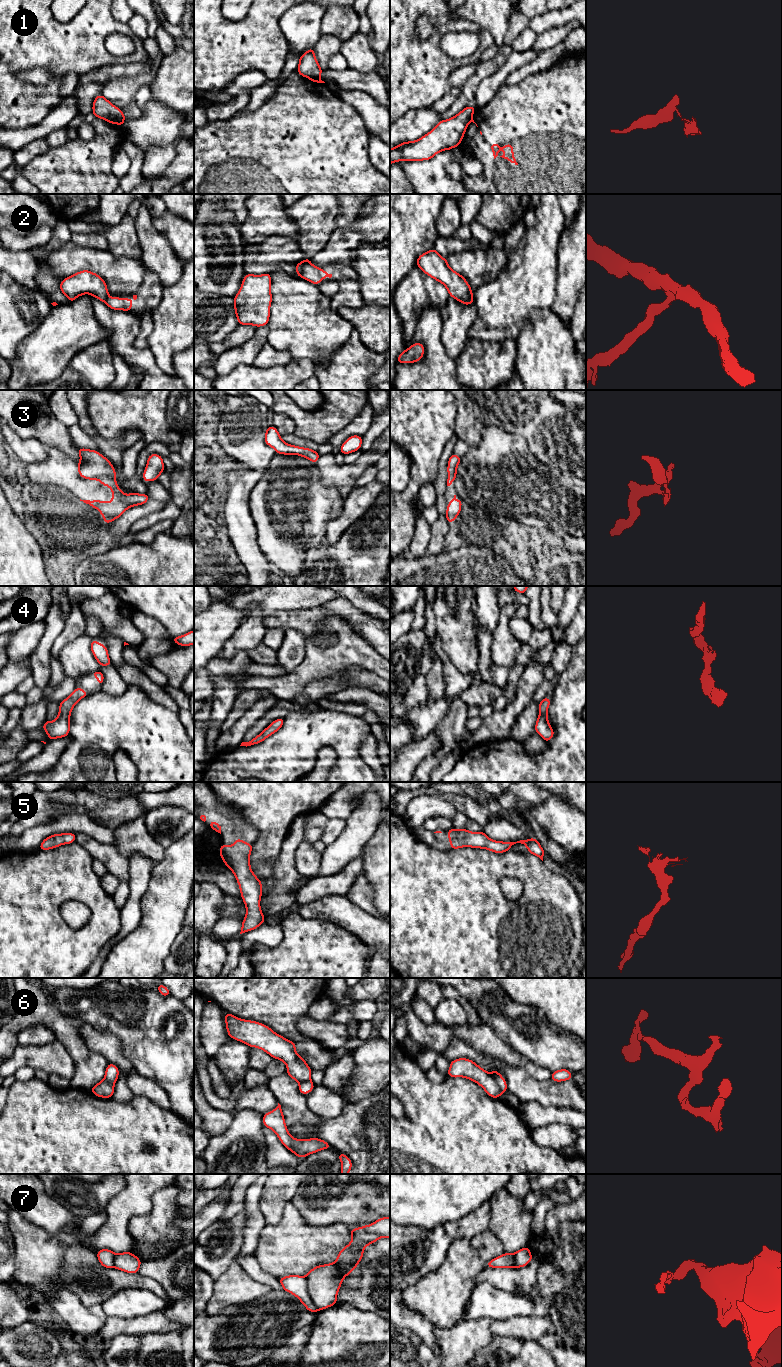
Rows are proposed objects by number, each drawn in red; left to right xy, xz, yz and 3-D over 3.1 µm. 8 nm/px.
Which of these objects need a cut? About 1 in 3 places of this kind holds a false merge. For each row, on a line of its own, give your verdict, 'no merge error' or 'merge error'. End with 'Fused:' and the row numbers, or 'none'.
1: merge error
2: merge error
3: no merge error
4: no merge error
5: no merge error
6: merge error
7: merge error
Fused: 1, 2, 6, 7

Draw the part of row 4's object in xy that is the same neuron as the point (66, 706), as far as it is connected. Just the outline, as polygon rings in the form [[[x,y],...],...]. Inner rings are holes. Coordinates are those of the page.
[[[82,687],[76,688],[70,696],[59,703],[58,717],[50,722],[48,719],[41,727],[46,731],[49,741],[56,738],[63,738],[69,735],[70,731],[70,715],[73,707],[79,702],[80,699],[88,696]]]

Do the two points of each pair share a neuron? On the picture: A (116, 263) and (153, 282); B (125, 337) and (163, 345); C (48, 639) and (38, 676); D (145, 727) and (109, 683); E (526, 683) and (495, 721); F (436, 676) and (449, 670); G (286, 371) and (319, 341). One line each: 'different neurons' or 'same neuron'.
A: different neurons
B: different neurons
C: same neuron
D: different neurons
E: same neuron
F: different neurons
G: different neurons

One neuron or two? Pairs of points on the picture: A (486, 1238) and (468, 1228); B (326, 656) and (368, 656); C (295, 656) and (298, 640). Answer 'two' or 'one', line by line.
A: two
B: one
C: one

